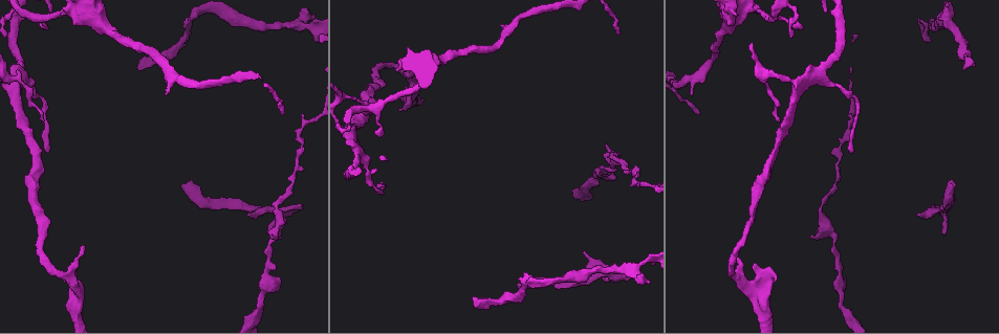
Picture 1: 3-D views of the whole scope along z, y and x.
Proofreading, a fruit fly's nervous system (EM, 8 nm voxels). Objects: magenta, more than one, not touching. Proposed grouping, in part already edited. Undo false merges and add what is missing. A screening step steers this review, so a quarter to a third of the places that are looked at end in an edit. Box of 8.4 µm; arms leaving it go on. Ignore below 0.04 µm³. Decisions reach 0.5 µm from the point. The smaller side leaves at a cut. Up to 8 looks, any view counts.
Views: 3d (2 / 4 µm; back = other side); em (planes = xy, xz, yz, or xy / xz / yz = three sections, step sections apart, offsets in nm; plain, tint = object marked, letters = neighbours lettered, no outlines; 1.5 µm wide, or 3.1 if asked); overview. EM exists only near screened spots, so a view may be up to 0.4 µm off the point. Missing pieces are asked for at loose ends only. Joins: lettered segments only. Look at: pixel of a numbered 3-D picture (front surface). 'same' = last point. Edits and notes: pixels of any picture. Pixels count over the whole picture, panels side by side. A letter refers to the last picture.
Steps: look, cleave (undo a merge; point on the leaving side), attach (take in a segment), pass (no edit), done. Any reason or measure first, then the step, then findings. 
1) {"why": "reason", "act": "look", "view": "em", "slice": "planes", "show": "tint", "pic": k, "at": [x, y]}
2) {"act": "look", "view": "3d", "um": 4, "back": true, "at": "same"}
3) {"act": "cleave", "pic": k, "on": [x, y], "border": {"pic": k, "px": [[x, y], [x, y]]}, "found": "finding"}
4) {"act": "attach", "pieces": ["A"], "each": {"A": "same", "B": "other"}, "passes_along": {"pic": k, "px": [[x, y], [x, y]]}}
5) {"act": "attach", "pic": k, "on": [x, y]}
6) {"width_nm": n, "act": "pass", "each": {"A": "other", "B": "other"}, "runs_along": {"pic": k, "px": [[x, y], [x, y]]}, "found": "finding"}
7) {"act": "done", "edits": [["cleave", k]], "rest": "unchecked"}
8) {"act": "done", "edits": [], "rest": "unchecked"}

{"why": "an open end", "act": "look", "view": "3d", "um": 2, "pic": 1, "at": [247, 215]}

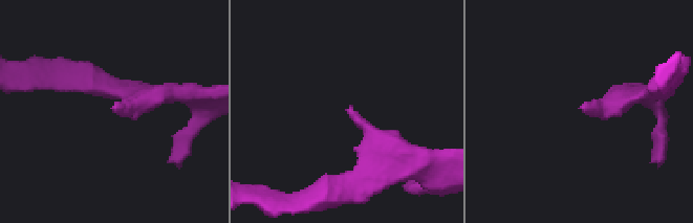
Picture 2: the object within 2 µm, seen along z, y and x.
{"act": "look", "view": "em", "slice": "planes", "show": "tint", "pic": 2, "at": [346, 110]}

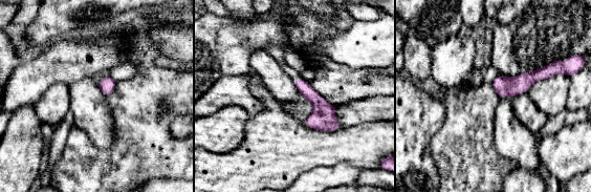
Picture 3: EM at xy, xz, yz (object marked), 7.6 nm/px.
{"act": "look", "view": "em", "slice": "planes", "show": "letters", "at": "same"}

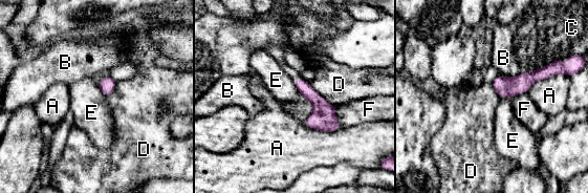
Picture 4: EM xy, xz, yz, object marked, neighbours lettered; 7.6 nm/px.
{"act": "pass", "each": {"A": "other", "B": "other", "C": "other", "D": "other", "E": "other", "F": "other"}, "border": {"pic": 4, "px": [[292, 80], [297, 89], [305, 99]]}, "found": "none of them fits"}

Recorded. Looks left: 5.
{"act": "look", "view": "em", "slice": "planes", "show": "letters", "pic": 1, "at": [260, 299]}

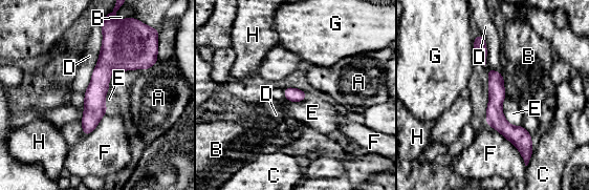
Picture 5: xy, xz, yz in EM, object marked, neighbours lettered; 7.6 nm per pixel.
{"act": "pass", "each": {"A": "other", "B": "other", "C": "other", "D": "other", "E": "other", "F": "other", "G": "other", "H": "other"}, "border": {"pic": 5, "px": [[505, 97], [503, 117], [521, 126]]}, "found": "continuous, no second cell"}

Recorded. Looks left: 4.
{"why": "free end", "act": "look", "view": "3d", "um": 4, "pic": 1, "at": [138, 69]}

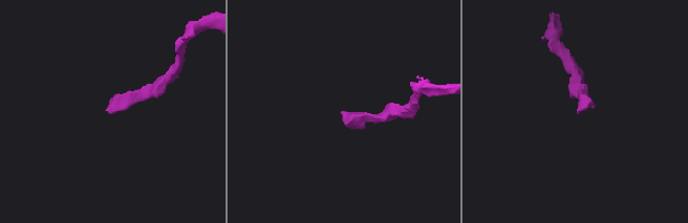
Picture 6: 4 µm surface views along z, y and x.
{"act": "look", "view": "em", "slice": "yz", "step": 4, "show": "plain", "pic": 6, "at": [344, 114]}

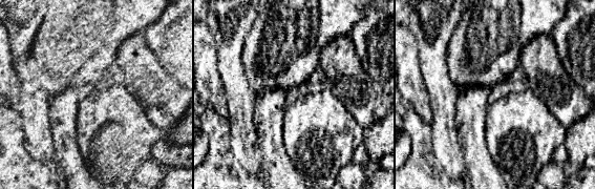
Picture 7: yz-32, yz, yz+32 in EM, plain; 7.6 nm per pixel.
{"act": "look", "view": "em", "slice": "yz", "step": 4, "show": "letters", "at": "same"}

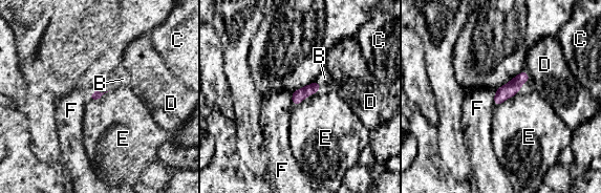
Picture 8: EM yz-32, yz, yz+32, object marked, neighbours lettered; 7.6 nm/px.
{"act": "attach", "pieces": ["B"], "each": {"B": "same", "C": "other", "D": "other", "E": "other", "F": "other"}, "found": "the cell continues"}

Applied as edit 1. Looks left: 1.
{"act": "done", "edits": [["attach", 8]], "rest": "unchecked"}

